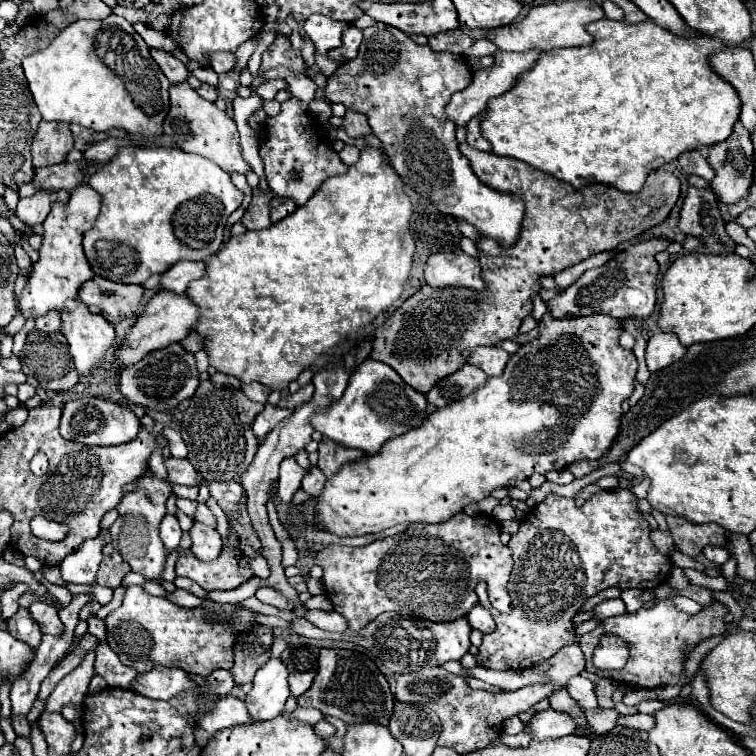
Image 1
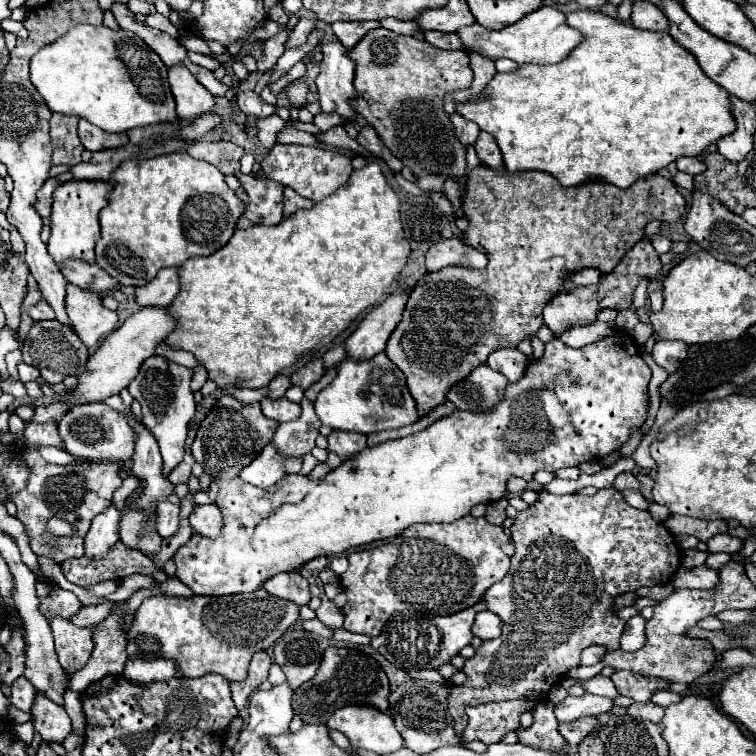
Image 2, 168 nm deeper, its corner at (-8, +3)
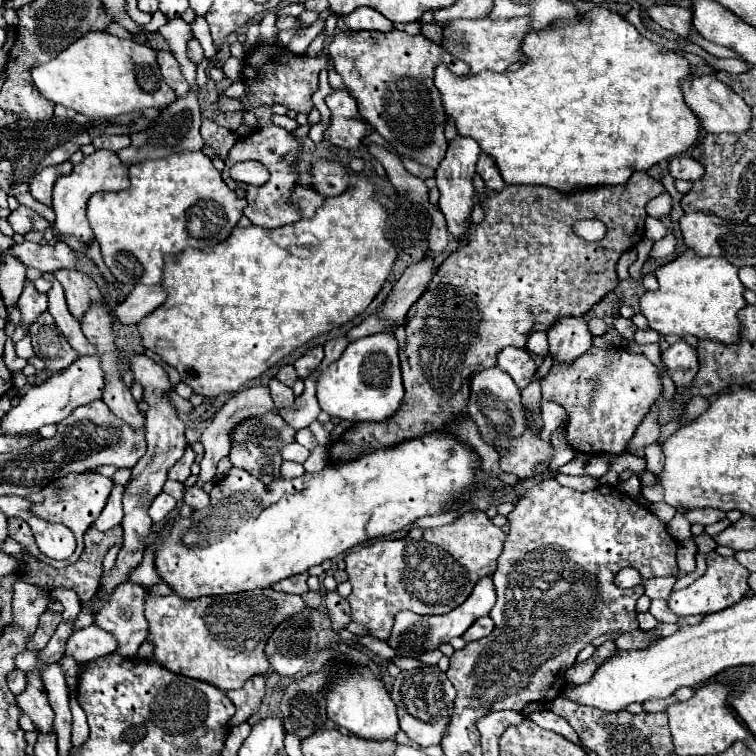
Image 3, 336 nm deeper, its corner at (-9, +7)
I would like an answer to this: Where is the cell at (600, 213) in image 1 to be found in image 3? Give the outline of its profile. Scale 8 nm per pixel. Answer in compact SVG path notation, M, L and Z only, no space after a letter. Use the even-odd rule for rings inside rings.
M638 171L634 173L626 185L618 185L618 187L608 187L608 185L600 185L600 187L588 187L588 189L582 189L582 191L572 191L572 193L562 193L562 191L556 191L552 187L544 187L544 185L506 185L502 191L492 191L488 187L484 187L482 193L476 193L474 197L474 203L478 203L482 209L484 209L484 219L480 223L472 223L468 227L468 239L466 241L460 241L458 243L458 249L454 253L448 255L448 259L436 269L432 281L428 283L424 295L410 307L408 315L406 315L406 323L404 323L404 329L406 329L406 345L404 349L400 349L400 367L402 367L402 379L404 379L404 405L396 411L396 417L388 419L388 421L382 421L382 423L360 423L360 425L354 425L352 427L352 433L348 433L348 437L342 437L338 443L330 445L328 447L328 453L330 453L330 463L344 463L344 461L350 461L350 459L356 459L372 449L380 449L380 447L388 447L388 445L396 445L404 439L412 439L412 437L418 437L420 433L430 433L432 429L446 429L446 423L454 419L456 413L462 413L466 411L466 407L448 407L448 403L454 399L456 393L462 393L468 389L468 383L474 375L474 371L480 371L480 369L488 369L488 367L494 367L496 365L496 355L500 349L512 345L512 347L524 347L526 345L526 339L530 333L534 331L546 331L552 321L556 321L558 317L562 315L574 315L574 317L582 317L588 309L592 309L594 303L598 303L608 291L612 291L616 285L618 285L618 277L616 277L616 263L620 259L622 253L626 253L628 249L636 247L636 243L644 237L644 219L646 219L646 203L658 195L662 195L666 189L664 185L654 179L652 175L648 175L646 171ZM580 219L600 219L604 225L606 225L606 235L604 239L600 241L584 241L582 237L578 237L574 233L574 223L580 221Z

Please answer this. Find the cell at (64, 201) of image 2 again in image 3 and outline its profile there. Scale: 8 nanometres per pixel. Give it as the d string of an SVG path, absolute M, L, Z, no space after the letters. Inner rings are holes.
M96 151L94 155L84 157L80 165L74 167L74 171L66 177L60 177L54 185L54 195L52 195L52 209L56 213L54 229L64 235L64 237L74 237L82 245L90 245L94 241L94 233L90 229L88 217L86 217L86 203L92 197L92 193L98 191L120 191L130 185L128 181L128 165L120 163L116 153L112 151Z

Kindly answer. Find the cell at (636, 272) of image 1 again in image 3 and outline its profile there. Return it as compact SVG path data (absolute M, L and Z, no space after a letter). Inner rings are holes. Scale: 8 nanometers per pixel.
M560 317L546 333L554 361L574 361L592 347L586 317Z

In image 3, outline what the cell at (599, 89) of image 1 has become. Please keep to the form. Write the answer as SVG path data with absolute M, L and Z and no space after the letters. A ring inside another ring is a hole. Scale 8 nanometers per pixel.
M596 5L576 19L558 19L542 31L530 31L528 37L524 37L524 53L528 53L530 63L522 65L514 73L512 71L502 71L502 73L482 71L474 77L454 77L444 63L434 71L434 83L442 93L446 113L456 121L458 133L474 137L478 141L480 149L484 153L492 155L492 159L496 161L500 175L506 183L548 185L548 187L554 187L558 191L564 191L564 193L566 191L580 191L580 189L596 187L596 185L624 185L632 177L632 173L642 171L642 169L650 169L652 165L656 165L660 161L666 161L674 155L688 151L700 135L700 129L702 129L700 119L696 117L696 113L692 113L692 109L688 109L684 95L682 95L684 79L692 77L692 69L690 69L688 59L678 55L676 51L664 47L664 45L652 43L650 39L640 35L632 23L628 23L624 17L620 17L618 13L614 13L606 7Z

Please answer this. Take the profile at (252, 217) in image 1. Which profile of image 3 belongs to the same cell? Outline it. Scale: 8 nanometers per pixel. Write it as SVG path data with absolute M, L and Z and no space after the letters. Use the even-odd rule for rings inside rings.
M266 125L266 127L258 127L254 129L250 135L246 137L238 137L236 145L230 151L230 157L226 159L226 167L222 171L222 179L224 181L232 181L230 177L230 167L234 163L242 163L248 161L248 155L260 155L260 161L266 165L266 169L270 171L270 179L268 183L264 183L262 187L254 187L248 183L242 185L232 185L232 189L244 189L246 191L246 209L244 215L258 227L266 227L266 229L278 229L290 223L300 221L300 213L296 213L296 209L292 209L292 205L288 205L288 193L292 191L292 187L296 185L296 173L292 171L290 163L296 159L296 153L300 151L298 141L282 127L278 125Z

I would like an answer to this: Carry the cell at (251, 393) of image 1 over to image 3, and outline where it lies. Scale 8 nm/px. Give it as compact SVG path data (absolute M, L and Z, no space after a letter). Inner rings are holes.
M284 365L284 367L280 367L280 371L278 371L276 379L278 379L280 383L284 383L284 385L292 387L292 385L294 385L294 381L298 379L298 375L296 375L296 371L294 371L294 367L292 367L292 365Z

